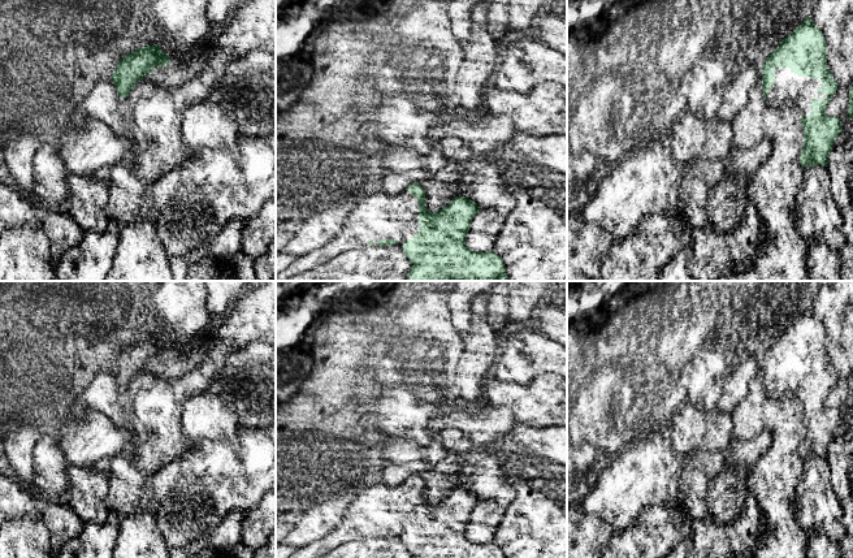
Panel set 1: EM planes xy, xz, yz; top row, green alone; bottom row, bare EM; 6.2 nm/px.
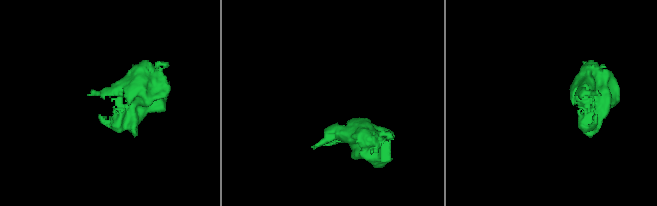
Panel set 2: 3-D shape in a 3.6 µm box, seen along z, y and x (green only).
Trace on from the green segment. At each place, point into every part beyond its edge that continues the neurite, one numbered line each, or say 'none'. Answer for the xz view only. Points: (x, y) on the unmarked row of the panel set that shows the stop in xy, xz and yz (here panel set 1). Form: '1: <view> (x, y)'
1: xz (379, 507)

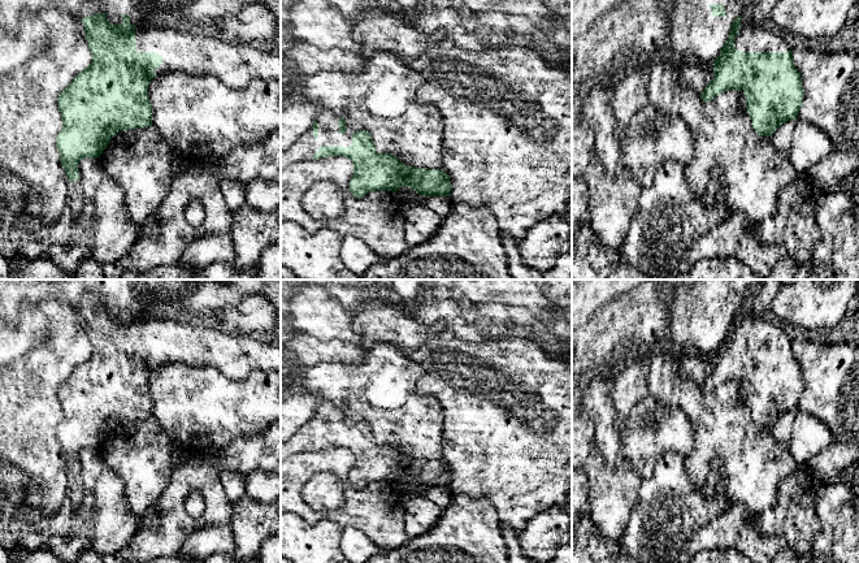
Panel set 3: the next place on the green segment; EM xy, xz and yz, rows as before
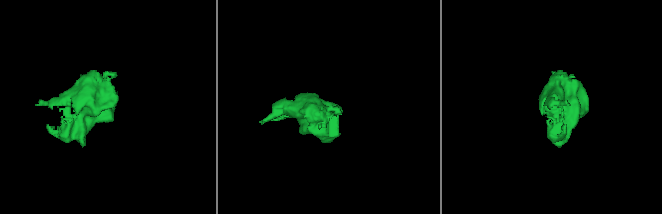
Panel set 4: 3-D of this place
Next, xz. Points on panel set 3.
1: xz (303, 441)

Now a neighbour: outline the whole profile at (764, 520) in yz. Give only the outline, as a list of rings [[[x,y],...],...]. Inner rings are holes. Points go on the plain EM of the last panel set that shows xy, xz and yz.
[[[808,465],[782,480],[776,504],[756,514],[759,532],[782,537],[798,556],[806,554],[819,532],[815,499],[820,488]]]

